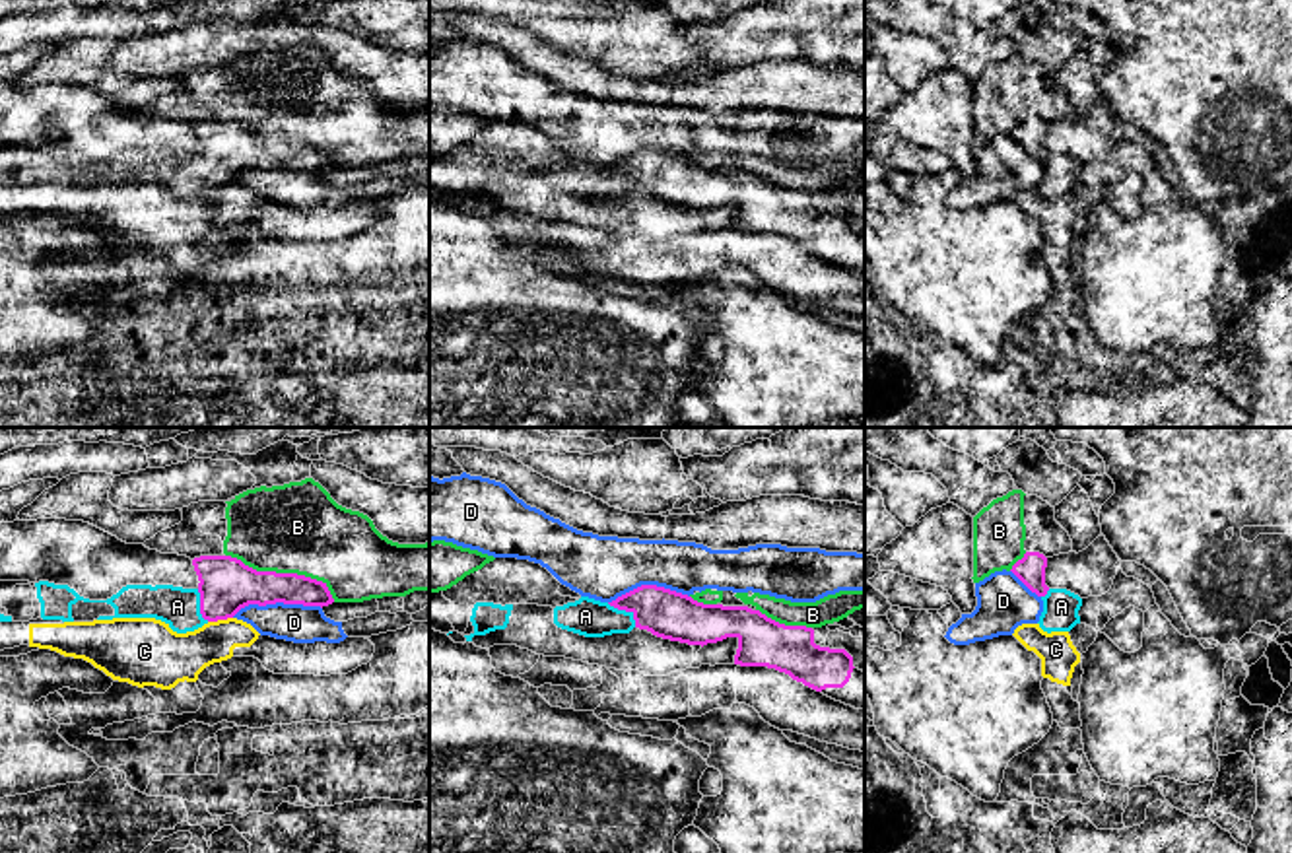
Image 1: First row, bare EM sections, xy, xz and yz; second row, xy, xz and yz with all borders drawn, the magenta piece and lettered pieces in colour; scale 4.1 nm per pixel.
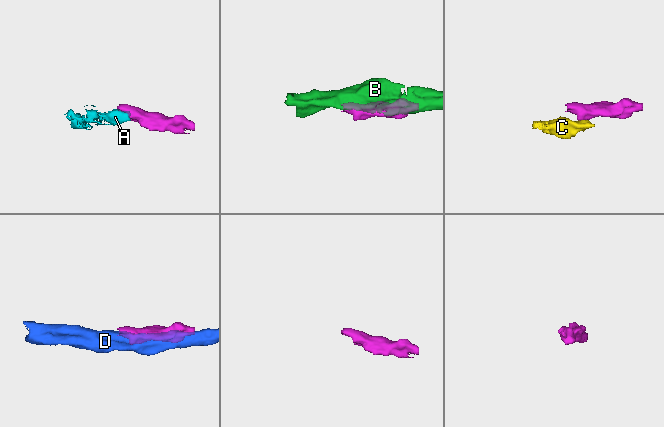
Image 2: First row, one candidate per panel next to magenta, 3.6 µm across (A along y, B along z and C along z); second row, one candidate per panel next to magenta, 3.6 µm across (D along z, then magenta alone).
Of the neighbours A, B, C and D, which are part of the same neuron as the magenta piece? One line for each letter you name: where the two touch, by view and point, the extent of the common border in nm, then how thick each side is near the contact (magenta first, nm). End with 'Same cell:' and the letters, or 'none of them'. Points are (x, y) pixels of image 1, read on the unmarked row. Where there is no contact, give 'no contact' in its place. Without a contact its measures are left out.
A: xz (626, 175) | 160 nm | 200/160 nm
Same cell: A

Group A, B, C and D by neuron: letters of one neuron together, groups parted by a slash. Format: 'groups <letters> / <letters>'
groups A / B / C / D

